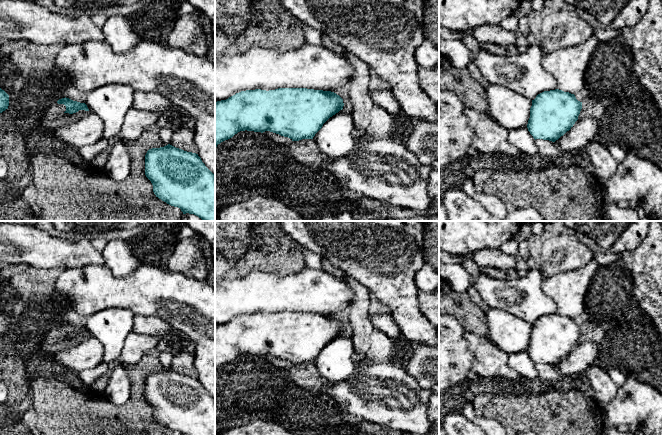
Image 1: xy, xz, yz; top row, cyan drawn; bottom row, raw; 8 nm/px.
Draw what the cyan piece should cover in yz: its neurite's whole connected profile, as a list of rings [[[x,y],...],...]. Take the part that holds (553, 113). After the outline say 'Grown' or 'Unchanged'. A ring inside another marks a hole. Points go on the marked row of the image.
[[[559,89],[544,91],[532,100],[527,128],[533,138],[555,142],[569,131],[582,109],[574,94]]]. Unchanged

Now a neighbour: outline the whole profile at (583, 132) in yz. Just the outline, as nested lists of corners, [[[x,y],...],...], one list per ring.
[[[594,118],[577,120],[563,136],[556,140],[556,144],[565,152],[578,149],[593,142],[600,130],[600,122]]]

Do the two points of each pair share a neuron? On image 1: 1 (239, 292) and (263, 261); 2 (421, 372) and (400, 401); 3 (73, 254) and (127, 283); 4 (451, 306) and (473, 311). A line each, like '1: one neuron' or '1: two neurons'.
1: two neurons
2: two neurons
3: two neurons
4: one neuron

